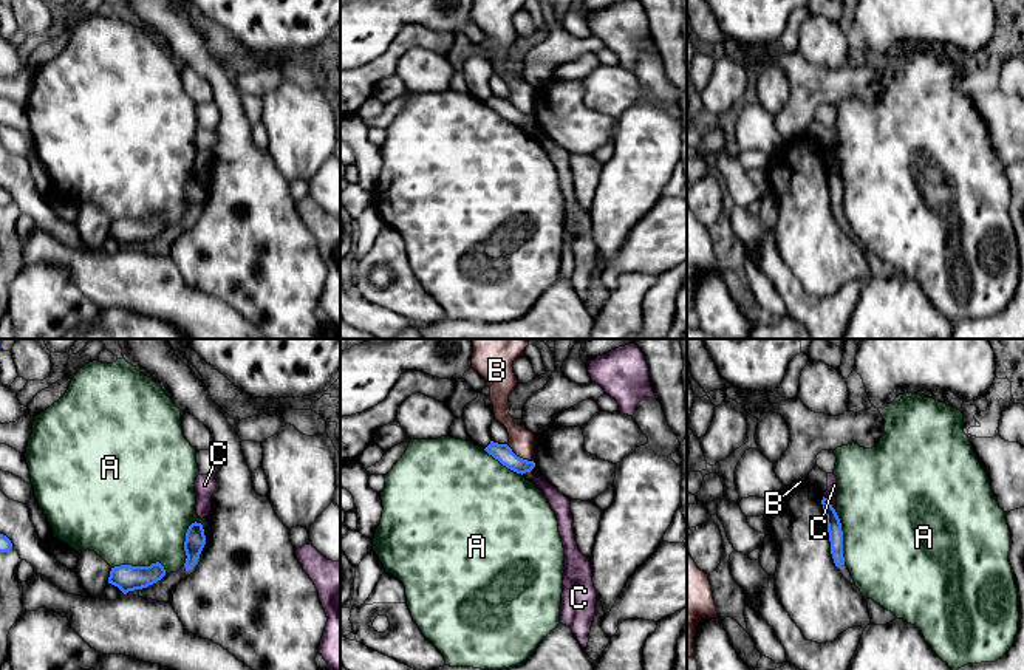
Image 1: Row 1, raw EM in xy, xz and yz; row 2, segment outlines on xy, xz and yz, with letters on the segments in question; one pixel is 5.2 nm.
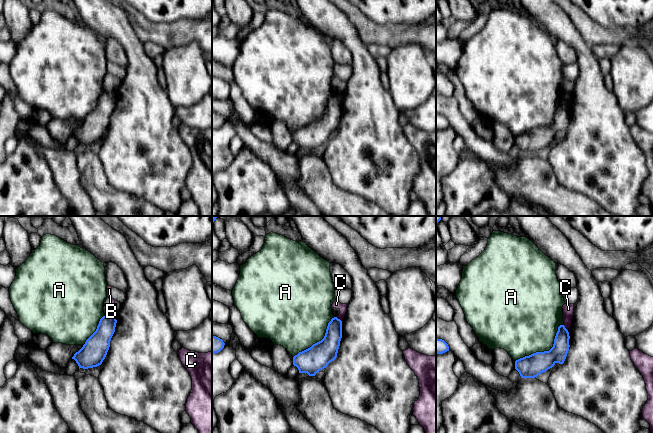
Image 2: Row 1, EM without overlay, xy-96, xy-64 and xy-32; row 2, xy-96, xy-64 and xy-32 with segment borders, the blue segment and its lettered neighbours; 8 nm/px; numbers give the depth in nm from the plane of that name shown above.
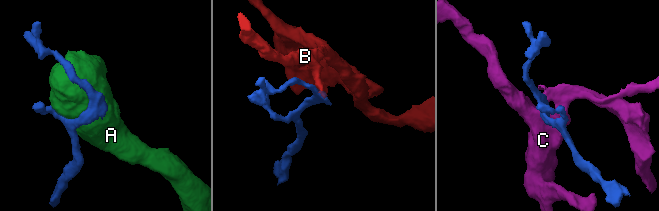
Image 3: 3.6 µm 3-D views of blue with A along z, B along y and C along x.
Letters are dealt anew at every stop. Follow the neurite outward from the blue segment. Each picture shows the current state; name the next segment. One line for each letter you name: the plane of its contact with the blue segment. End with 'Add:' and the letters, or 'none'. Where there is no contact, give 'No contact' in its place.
Add: none

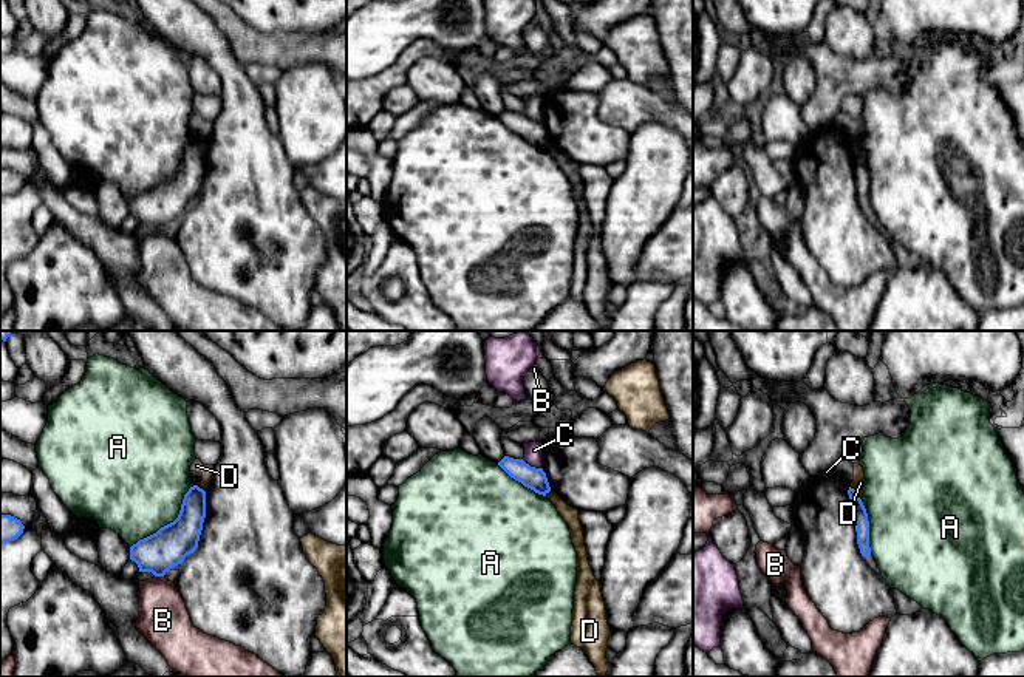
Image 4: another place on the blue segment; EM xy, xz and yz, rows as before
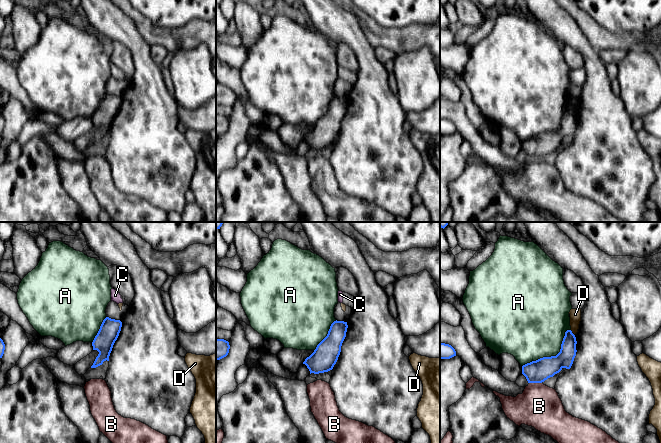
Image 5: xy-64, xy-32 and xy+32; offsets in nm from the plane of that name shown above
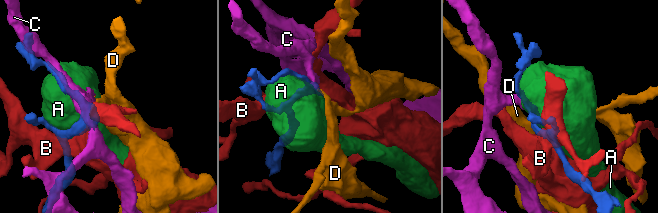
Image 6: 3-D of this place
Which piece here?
Add: none

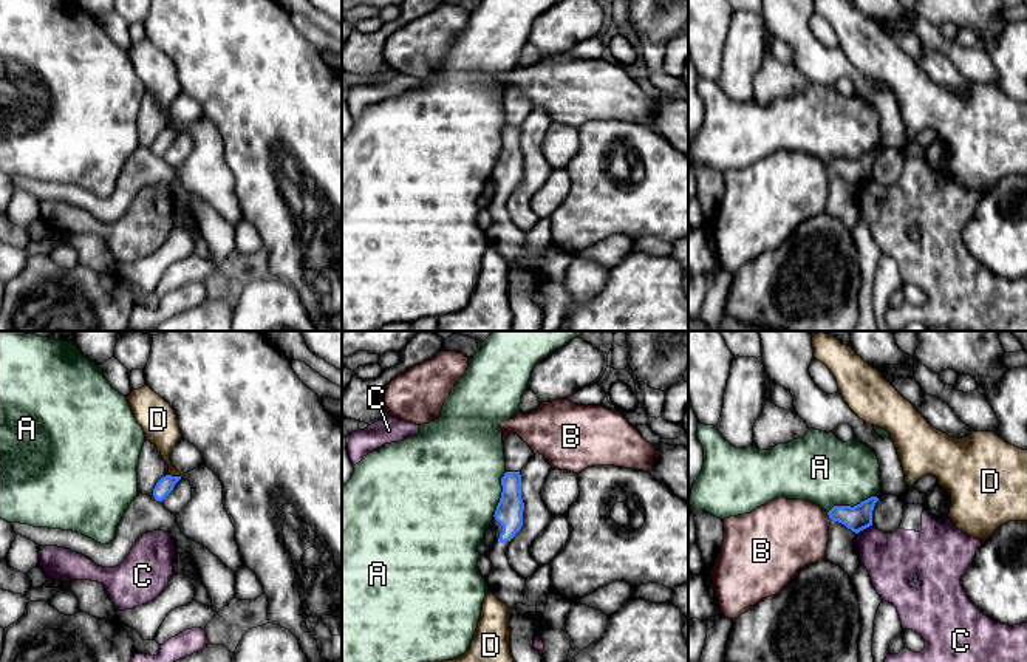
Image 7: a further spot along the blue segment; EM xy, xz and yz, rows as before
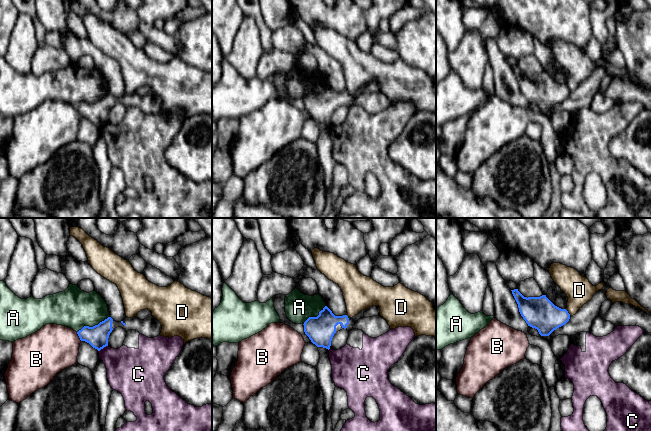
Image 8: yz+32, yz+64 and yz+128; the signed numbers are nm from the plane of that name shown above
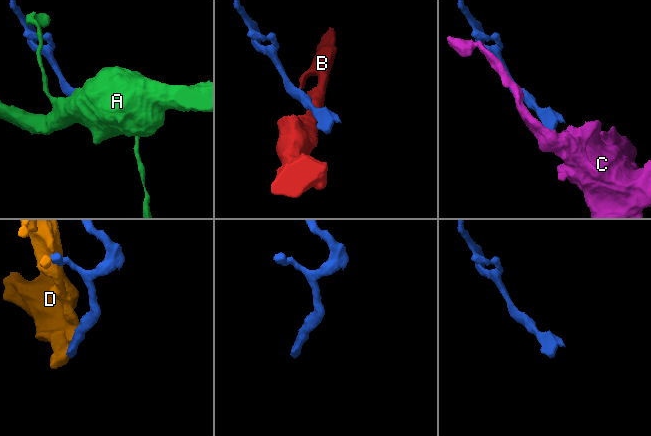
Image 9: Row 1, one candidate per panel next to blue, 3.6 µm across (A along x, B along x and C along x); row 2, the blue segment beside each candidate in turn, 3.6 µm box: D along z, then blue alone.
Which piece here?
Add: none

